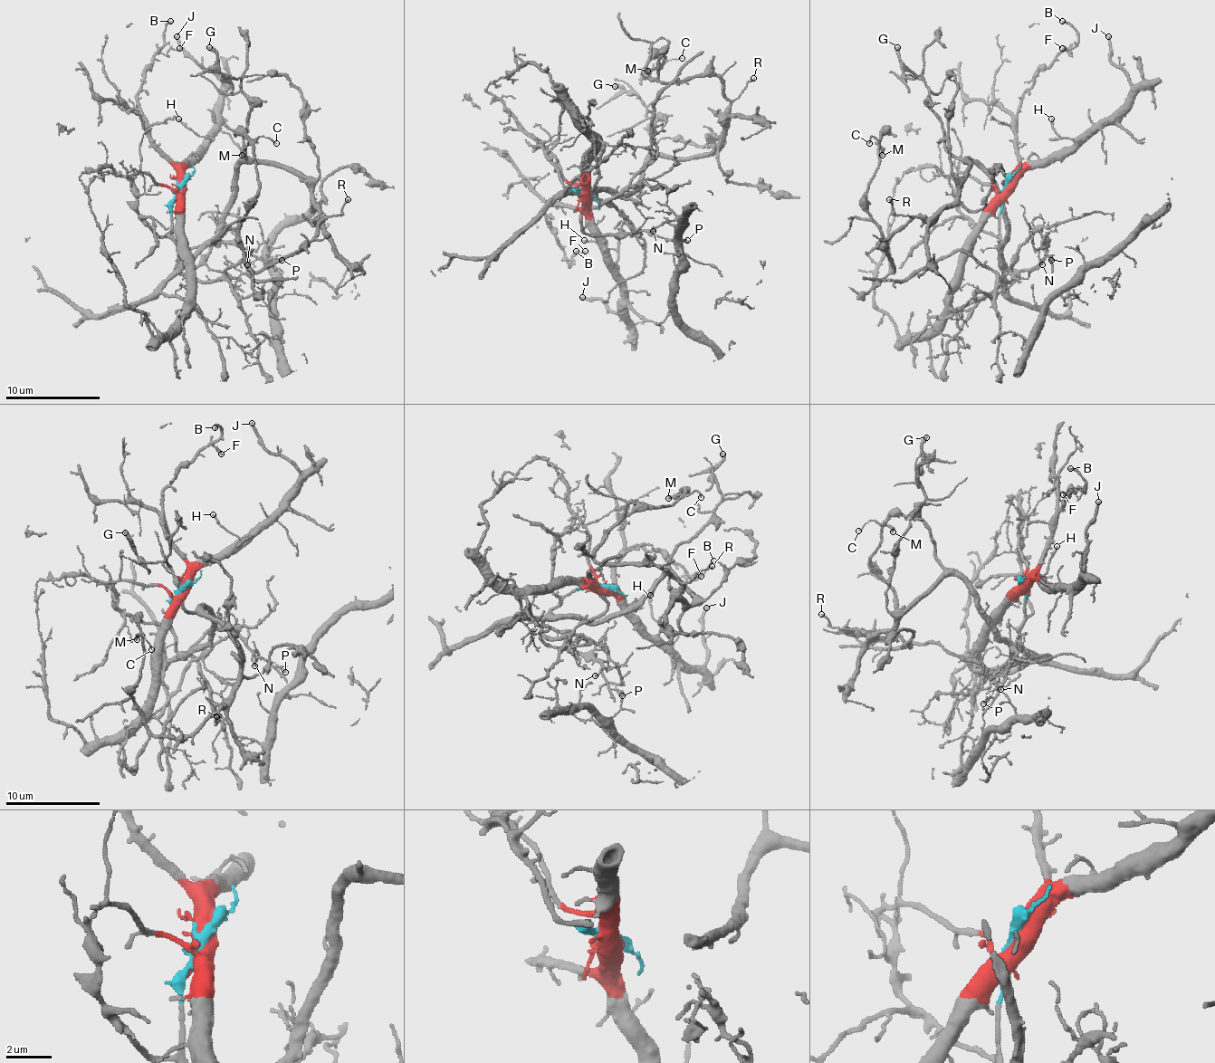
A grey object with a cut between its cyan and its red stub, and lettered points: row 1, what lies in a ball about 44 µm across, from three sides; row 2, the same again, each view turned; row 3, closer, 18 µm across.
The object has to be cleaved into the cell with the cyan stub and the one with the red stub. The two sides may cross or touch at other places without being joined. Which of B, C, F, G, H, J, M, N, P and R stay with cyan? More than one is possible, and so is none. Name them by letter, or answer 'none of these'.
C, G, M, N, P, R

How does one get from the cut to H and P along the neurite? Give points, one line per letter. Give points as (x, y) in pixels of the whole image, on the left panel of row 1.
H: (180, 186), (185, 170), (199, 156), (211, 137), (195, 134), (177, 118)
P: (180, 186), (171, 210), (176, 270), (185, 253), (202, 246), (234, 244), (263, 260), (282, 260)

